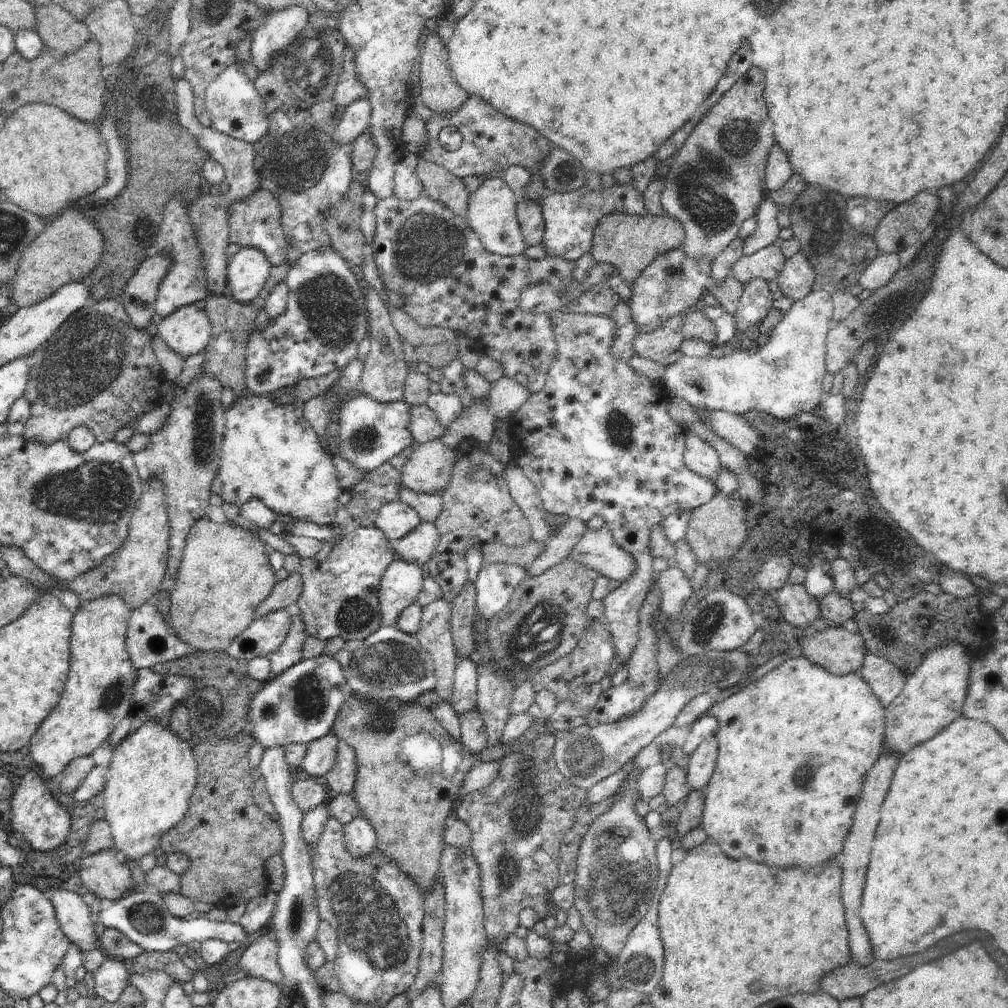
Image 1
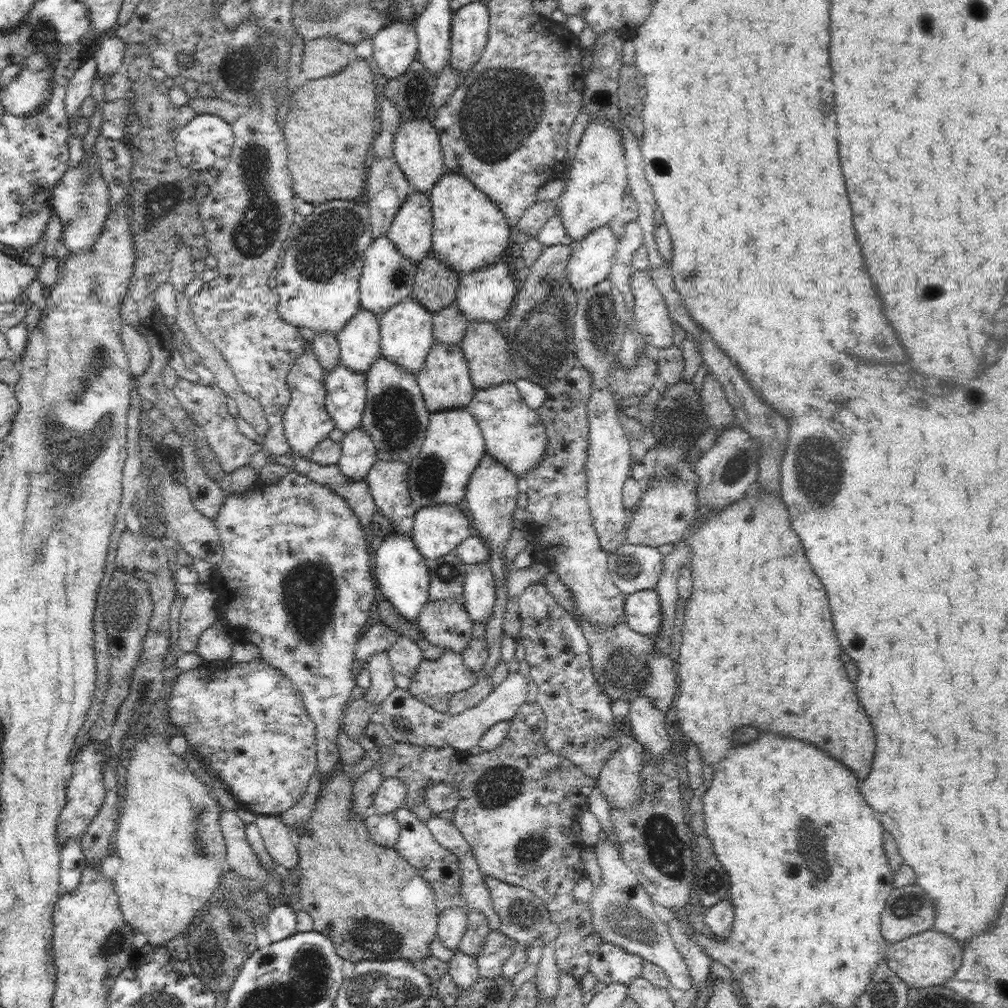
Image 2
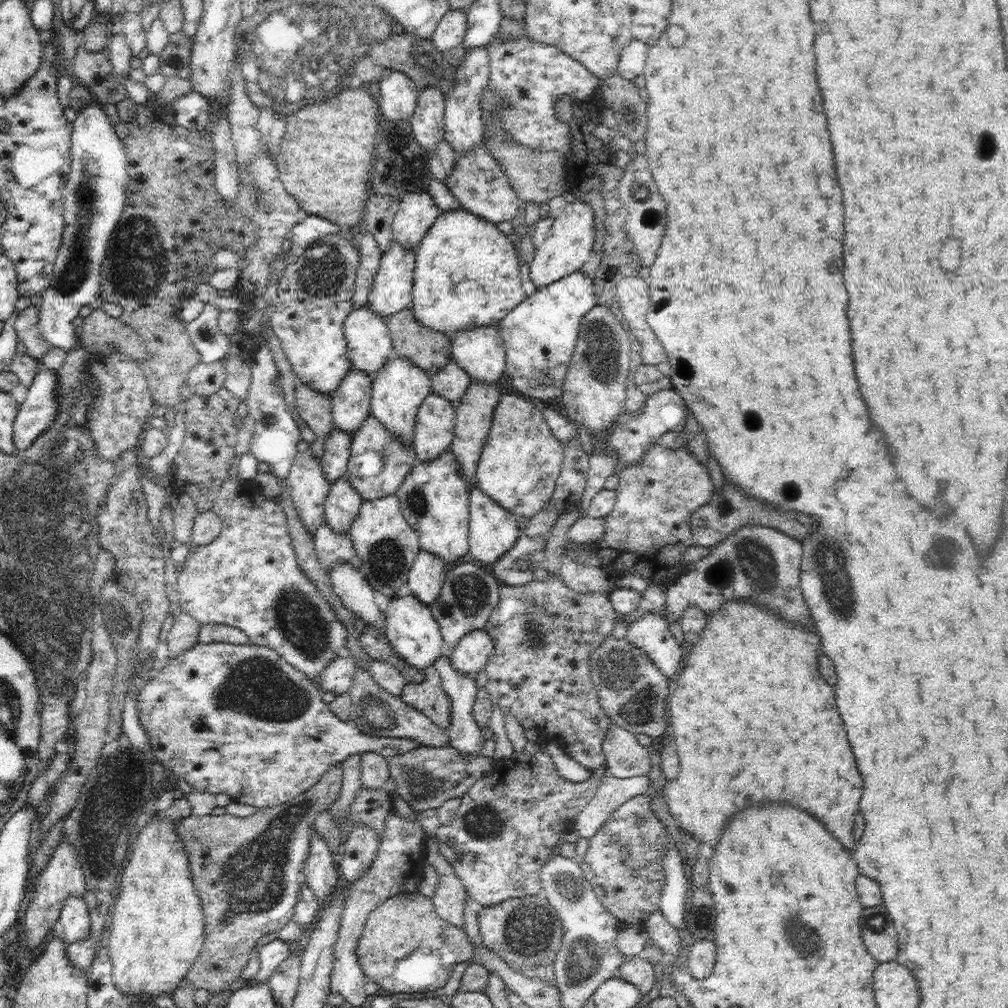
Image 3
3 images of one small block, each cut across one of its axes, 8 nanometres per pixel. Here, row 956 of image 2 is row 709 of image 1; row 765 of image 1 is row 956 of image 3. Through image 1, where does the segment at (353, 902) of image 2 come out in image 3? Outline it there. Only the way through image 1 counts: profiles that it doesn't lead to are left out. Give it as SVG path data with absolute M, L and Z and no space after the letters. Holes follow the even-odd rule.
M420 892L398 893L379 904L368 915L357 946L358 962L369 980L380 985L383 993L430 992L440 990L450 978L456 964L474 959L474 943L462 927L446 922L437 912L430 897Z

